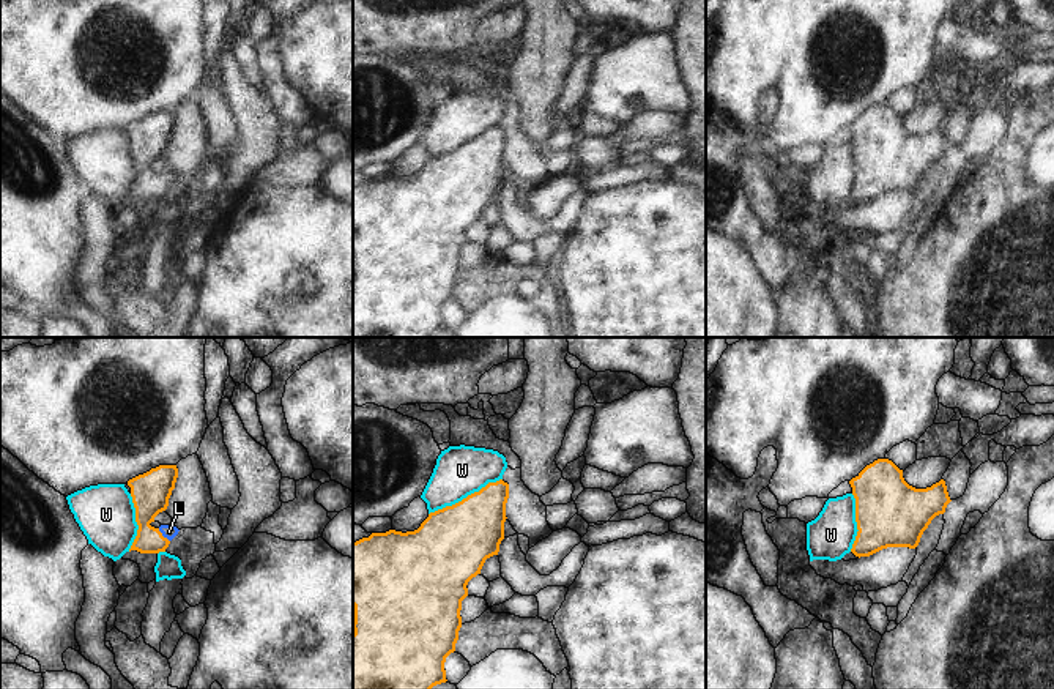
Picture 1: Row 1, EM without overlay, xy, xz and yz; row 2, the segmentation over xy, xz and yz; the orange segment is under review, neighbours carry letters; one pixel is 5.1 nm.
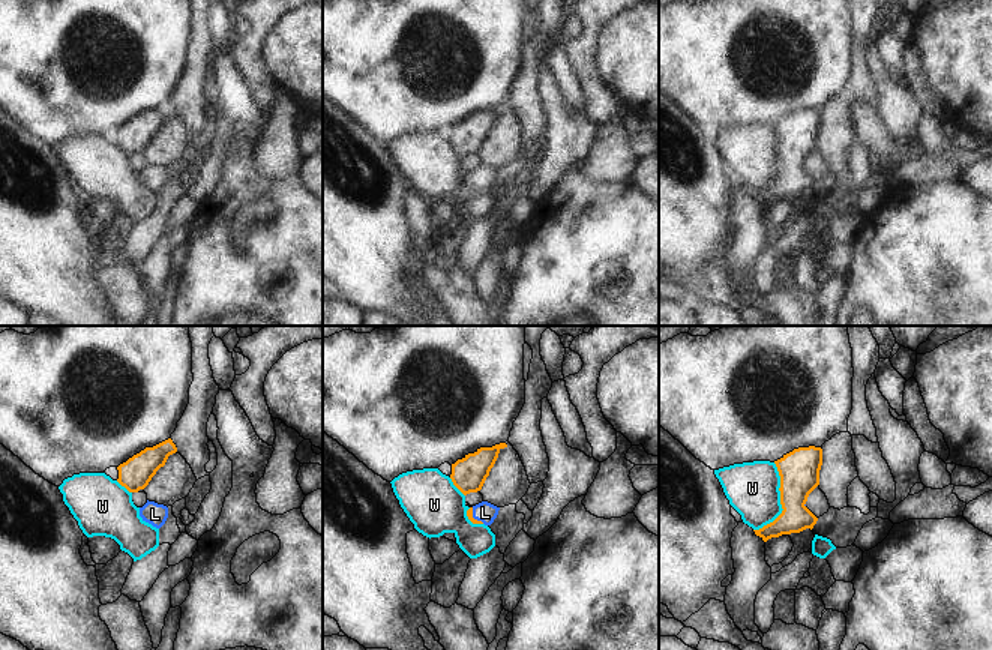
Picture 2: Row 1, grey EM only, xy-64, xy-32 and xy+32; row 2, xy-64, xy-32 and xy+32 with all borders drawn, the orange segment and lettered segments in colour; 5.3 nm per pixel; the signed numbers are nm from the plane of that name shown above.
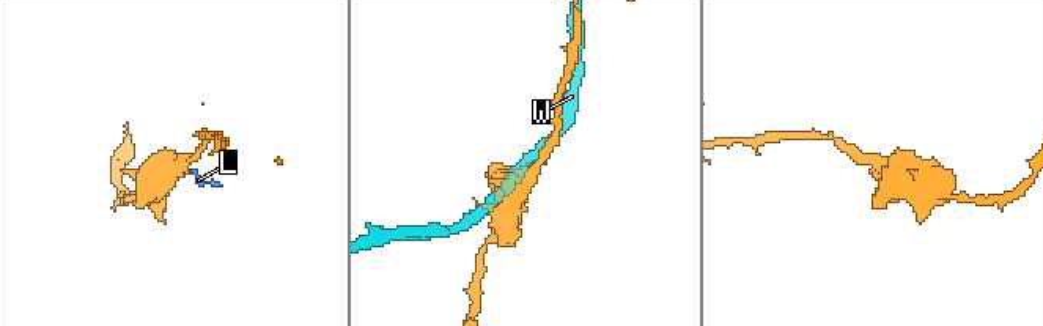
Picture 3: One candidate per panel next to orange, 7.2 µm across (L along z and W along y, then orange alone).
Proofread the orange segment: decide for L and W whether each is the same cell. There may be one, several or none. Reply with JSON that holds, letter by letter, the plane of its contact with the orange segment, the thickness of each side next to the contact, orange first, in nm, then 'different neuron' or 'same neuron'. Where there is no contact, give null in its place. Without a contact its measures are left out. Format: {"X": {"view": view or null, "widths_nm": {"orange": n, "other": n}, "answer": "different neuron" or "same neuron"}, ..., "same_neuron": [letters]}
{"L": {"view": "xy", "widths_nm": {"orange": 200, "other": 70}, "answer": "same neuron"}, "W": {"view": "xz", "widths_nm": {"orange": 360, "other": 260}, "answer": "different neuron"}, "same_neuron": ["L"]}

